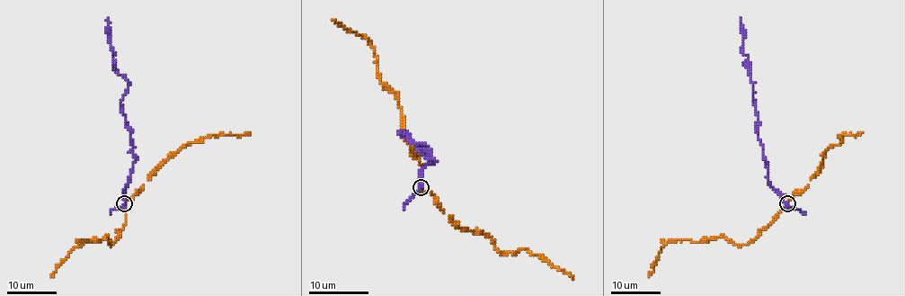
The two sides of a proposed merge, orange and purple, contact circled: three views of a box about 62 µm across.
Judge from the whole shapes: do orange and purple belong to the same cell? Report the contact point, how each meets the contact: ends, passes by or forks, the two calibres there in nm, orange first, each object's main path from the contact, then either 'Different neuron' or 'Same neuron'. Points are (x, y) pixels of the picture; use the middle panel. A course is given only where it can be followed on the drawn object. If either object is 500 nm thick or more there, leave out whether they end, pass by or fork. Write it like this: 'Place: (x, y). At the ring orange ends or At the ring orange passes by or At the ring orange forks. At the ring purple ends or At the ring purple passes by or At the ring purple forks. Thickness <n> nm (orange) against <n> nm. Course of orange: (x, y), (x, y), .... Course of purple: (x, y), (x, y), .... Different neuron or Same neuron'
Place: (421, 187). At the ring orange passes by. At the ring purple passes by. Thickness 140 nm (orange) against 150 nm. Course of orange: (421, 187), (421, 165), (406, 138), (397, 95), (379, 81), (377, 55), (370, 41), (337, 25), (332, 19). Course of purple: (421, 187), (421, 171), (435, 160), (417, 148), (426, 146), (408, 141), (408, 132), (400, 130). Different neuron

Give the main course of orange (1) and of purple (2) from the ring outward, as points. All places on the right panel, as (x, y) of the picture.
1: (787, 203), (746, 244), (735, 245), (723, 236), (699, 242), (667, 241), (661, 247), (648, 277)
2: (787, 203), (767, 180), (767, 164), (758, 137), (749, 58), (741, 52), (743, 27), (740, 18)

